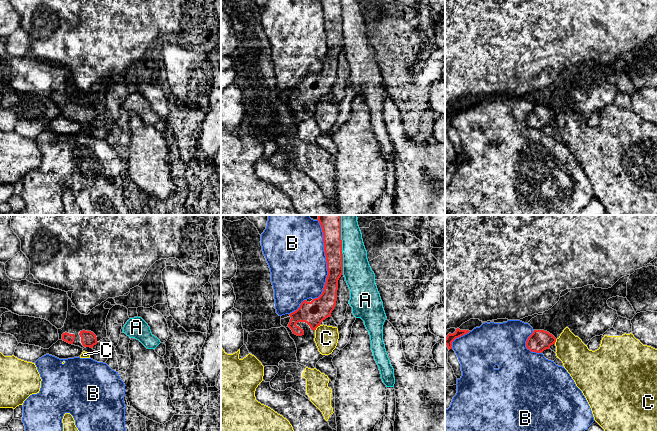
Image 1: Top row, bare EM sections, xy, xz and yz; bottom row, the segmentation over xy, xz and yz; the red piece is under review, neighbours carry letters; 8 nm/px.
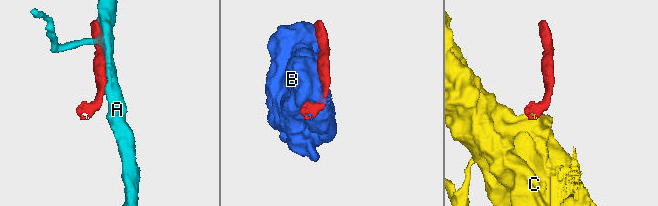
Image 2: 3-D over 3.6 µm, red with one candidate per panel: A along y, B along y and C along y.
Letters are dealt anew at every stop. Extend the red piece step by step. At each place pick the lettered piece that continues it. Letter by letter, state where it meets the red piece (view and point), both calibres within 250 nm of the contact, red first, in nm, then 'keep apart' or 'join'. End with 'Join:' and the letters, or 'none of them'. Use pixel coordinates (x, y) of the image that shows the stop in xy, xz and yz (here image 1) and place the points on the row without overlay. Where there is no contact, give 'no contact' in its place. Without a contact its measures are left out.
A: xz (341, 25) | 140/220 nm | keep apart
B: xz (327, 39) | 140/460 nm | keep apart
C: xz (317, 102) | 190/190 nm | keep apart
Join: none of them

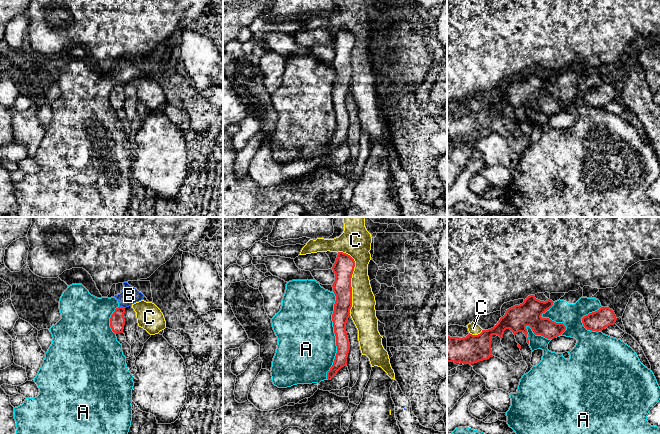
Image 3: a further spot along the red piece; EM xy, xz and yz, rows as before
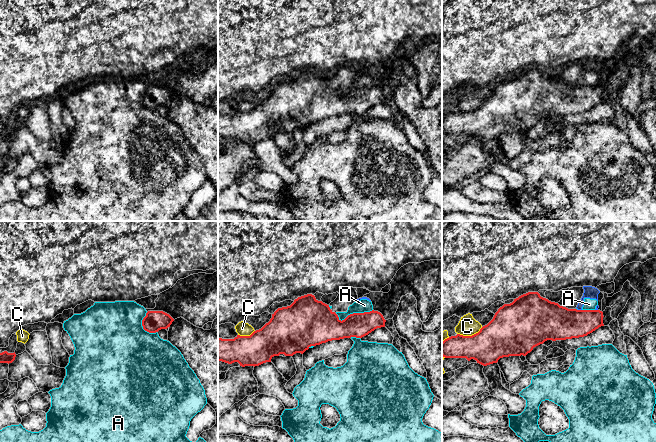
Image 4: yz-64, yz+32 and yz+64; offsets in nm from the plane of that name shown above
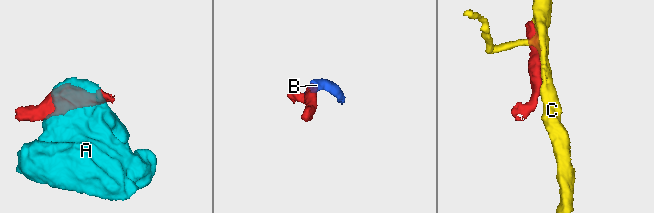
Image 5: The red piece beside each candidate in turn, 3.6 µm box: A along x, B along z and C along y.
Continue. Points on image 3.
A: xz (335, 111) | 140/460 nm | keep apart
B: xy (122, 83) | 130/150 nm | keep apart
C: xz (350, 56) | 160/190 nm | keep apart
Join: none of them

